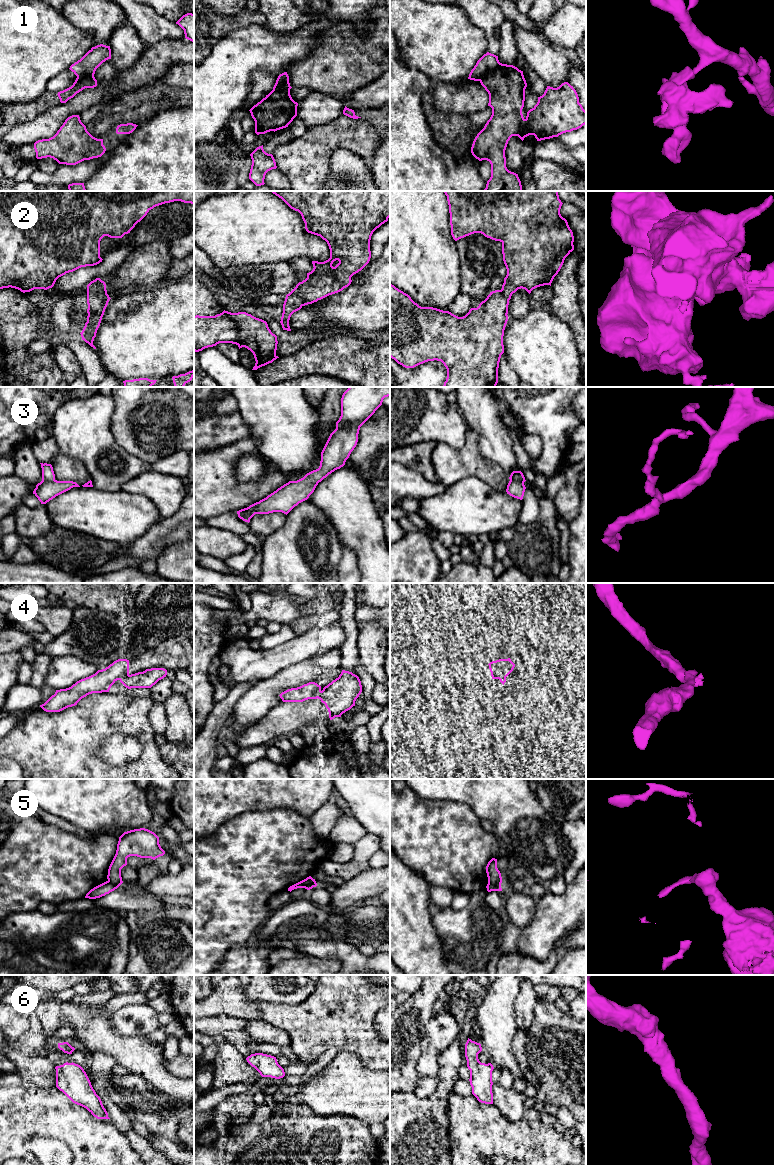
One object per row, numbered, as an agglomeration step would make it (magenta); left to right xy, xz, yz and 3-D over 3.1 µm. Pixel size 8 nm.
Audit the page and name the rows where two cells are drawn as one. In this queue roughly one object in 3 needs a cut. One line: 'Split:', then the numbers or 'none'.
Split: 1, 3, 4, 5

